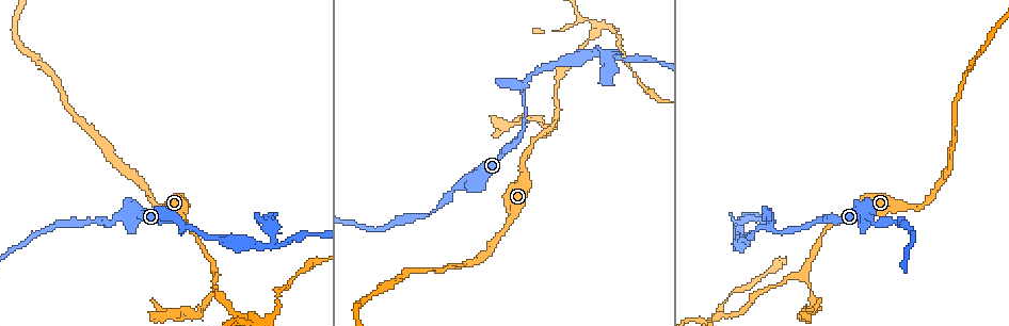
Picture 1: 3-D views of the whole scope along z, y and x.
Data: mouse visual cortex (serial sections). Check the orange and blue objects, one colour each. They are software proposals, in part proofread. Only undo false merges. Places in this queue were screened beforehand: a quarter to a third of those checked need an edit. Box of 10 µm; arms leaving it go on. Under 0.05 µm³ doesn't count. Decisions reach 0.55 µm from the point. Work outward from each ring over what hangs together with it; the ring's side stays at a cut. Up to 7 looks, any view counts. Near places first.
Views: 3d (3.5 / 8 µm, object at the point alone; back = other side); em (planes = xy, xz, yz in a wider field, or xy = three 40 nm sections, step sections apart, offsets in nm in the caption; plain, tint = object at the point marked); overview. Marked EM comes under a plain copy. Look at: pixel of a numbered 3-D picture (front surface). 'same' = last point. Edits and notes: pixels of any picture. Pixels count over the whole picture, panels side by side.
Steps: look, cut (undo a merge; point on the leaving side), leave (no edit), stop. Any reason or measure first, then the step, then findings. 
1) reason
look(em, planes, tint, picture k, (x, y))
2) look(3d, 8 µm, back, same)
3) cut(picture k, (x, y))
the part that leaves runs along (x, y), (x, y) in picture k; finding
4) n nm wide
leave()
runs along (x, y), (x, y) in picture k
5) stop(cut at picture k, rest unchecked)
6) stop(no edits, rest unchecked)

thin neck
look(3d, 8 µm, picture 1, (771, 229))

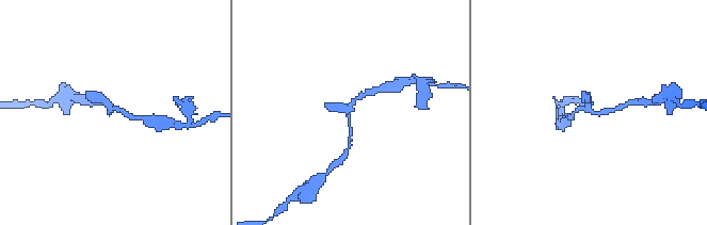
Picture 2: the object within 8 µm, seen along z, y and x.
need the tissue
look(em, xy, step 5, tint, same)

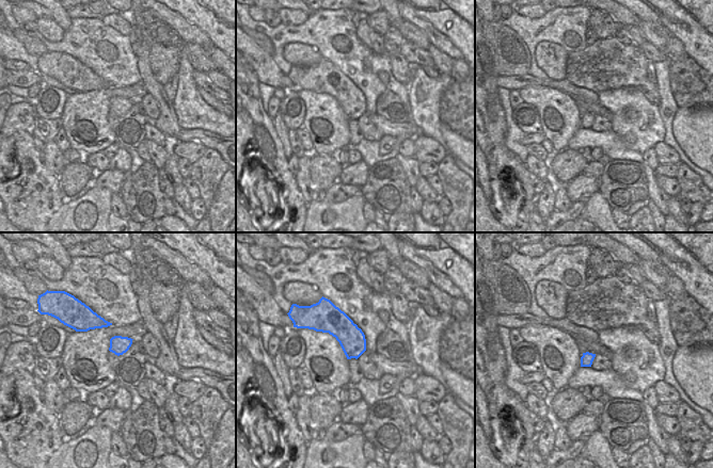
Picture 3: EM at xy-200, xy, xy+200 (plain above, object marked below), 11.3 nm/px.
leave()
one cell here

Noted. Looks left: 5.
arms part here
look(3d, 3.5 µm, back, picture 1, (267, 246))

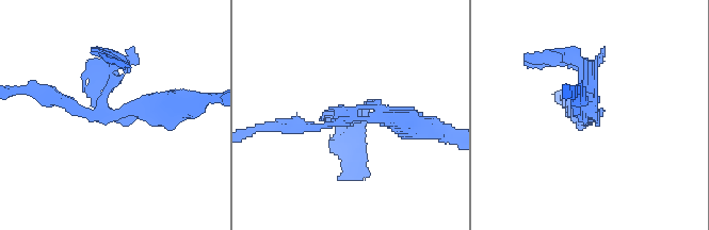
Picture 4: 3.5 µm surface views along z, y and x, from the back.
look(em, xy, step 3, tint, picture 4, (109, 113))

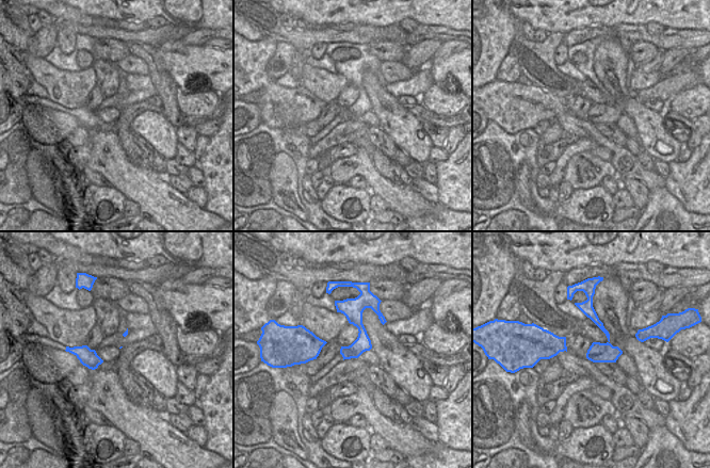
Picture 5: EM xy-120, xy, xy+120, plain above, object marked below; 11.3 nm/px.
cut(picture 4, (349, 132))
the part that leaves runs along (587, 94), (576, 61), (527, 54) in picture 4; two cells meet here

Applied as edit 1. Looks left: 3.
look(overview)

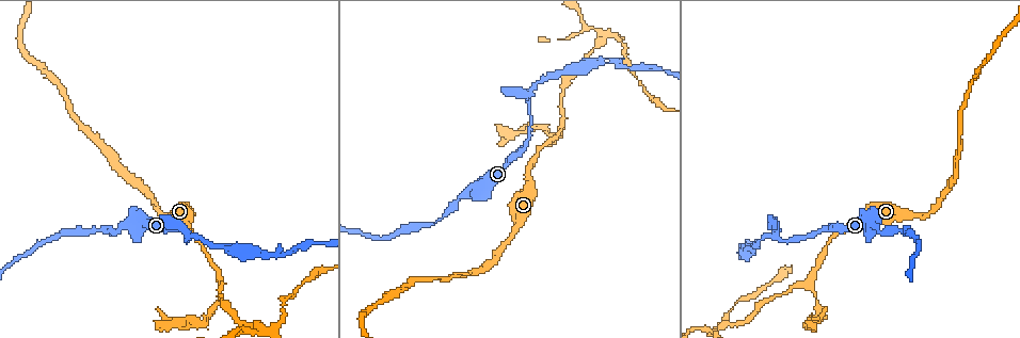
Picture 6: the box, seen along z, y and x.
look(3d, 8 µm, picture 6, (221, 278))

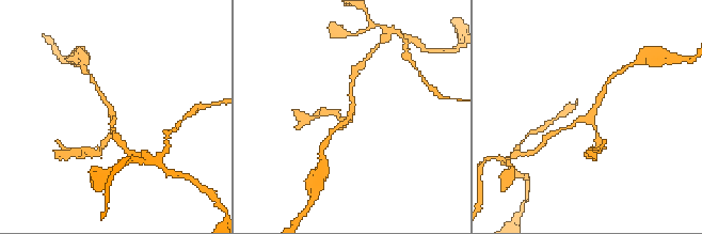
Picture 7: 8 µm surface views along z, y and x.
look(3d, 3.5 µm, back, same)

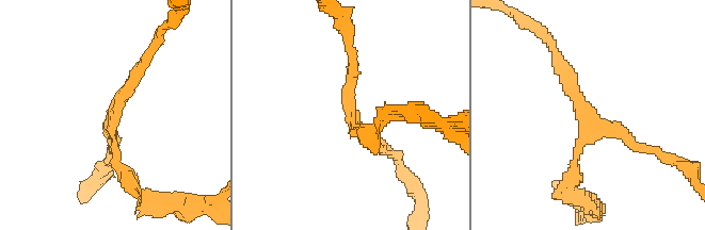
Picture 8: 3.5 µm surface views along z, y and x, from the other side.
3 arms
leave()
runs along (557, 62), (595, 124), (650, 150) in picture 8; continuous, no second cell

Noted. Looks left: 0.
stop(cut at picture 4, rest unchecked)

